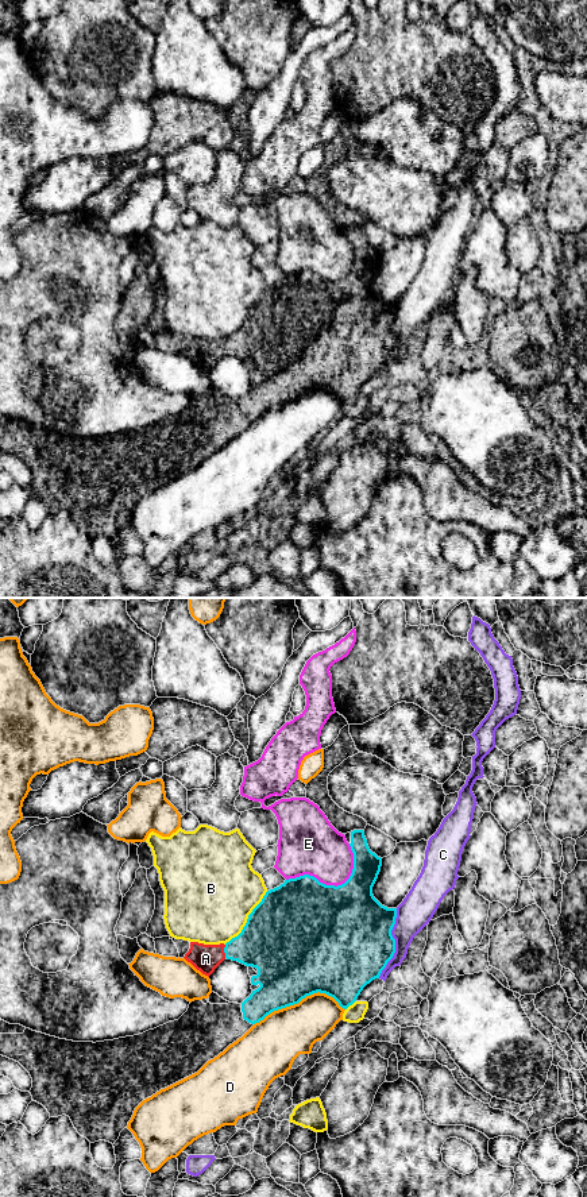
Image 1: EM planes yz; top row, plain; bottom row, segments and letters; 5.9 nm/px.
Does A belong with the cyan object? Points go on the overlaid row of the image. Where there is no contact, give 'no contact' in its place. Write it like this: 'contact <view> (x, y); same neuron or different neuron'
contact yz (224, 952); same neuron

